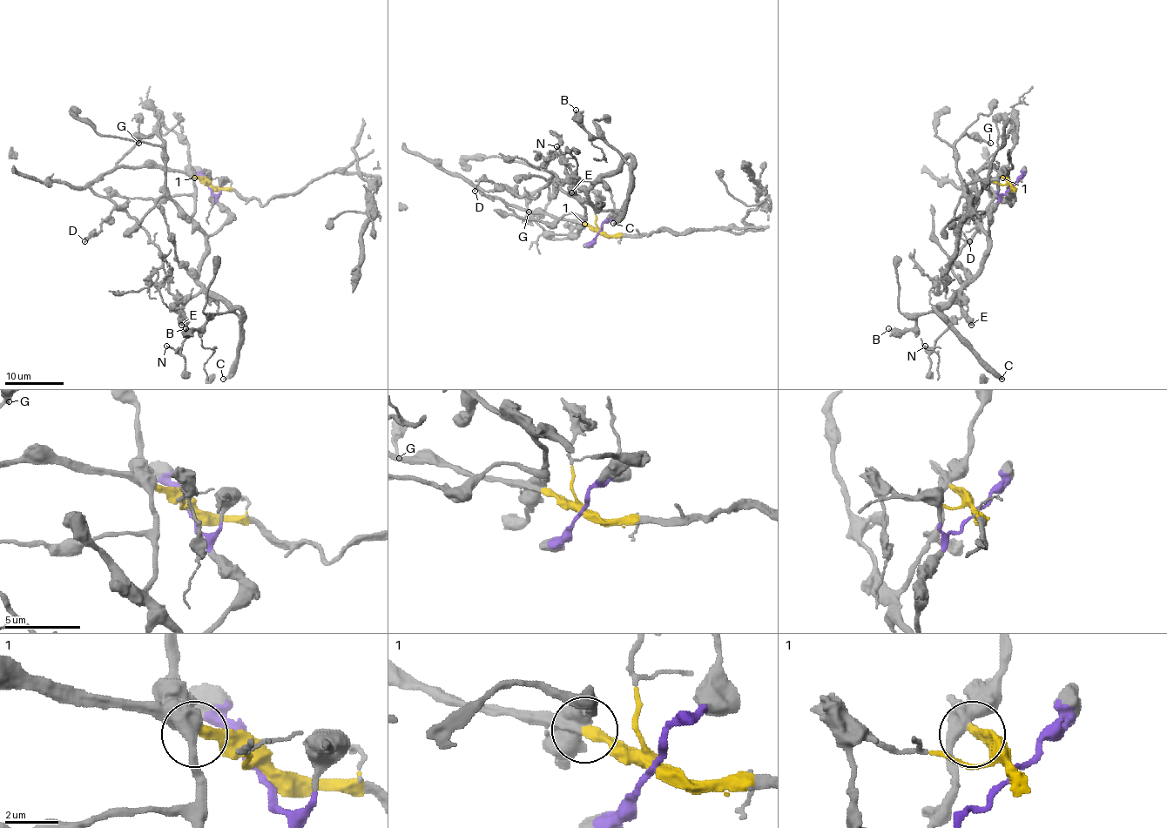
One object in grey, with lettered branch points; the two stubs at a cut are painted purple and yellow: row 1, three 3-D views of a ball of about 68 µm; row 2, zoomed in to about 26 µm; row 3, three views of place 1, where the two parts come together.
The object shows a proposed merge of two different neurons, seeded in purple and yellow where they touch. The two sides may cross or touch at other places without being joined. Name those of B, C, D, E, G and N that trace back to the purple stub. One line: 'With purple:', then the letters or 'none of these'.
With purple: B, C, E, G

